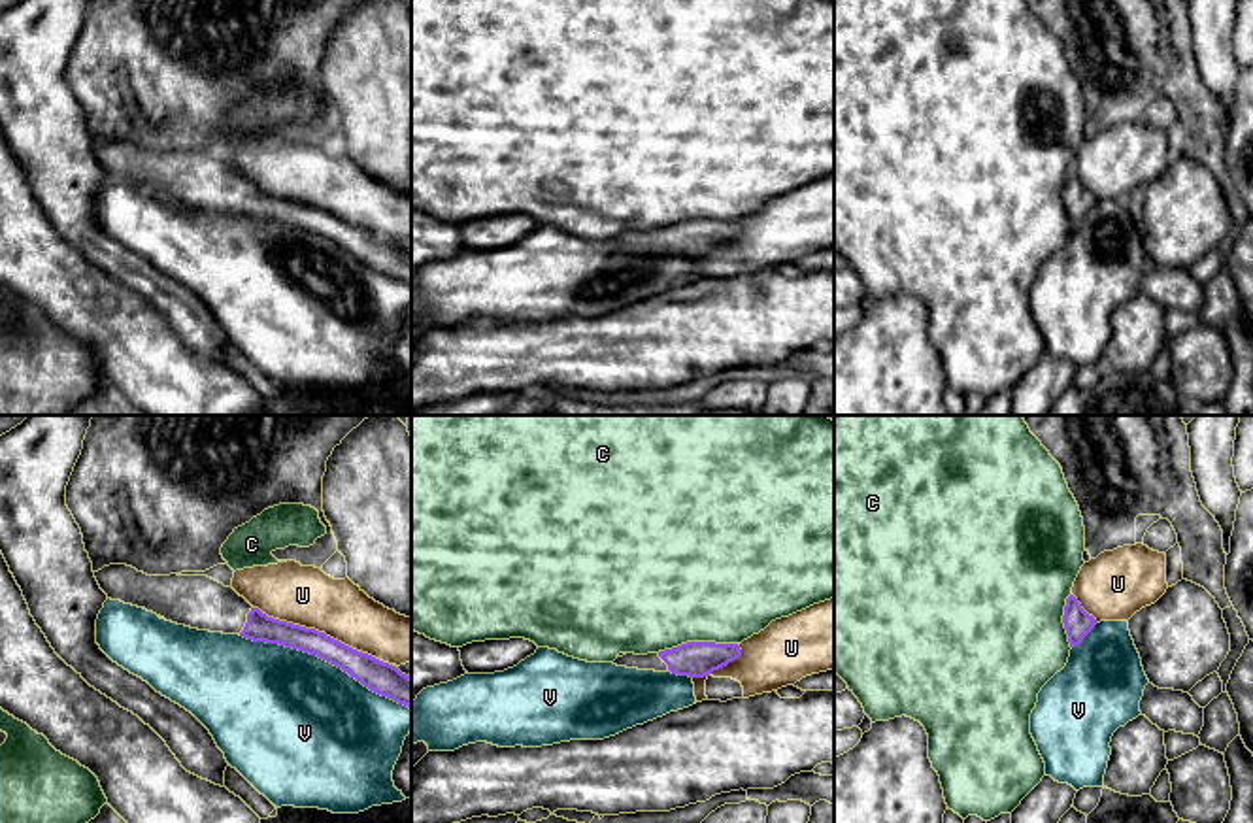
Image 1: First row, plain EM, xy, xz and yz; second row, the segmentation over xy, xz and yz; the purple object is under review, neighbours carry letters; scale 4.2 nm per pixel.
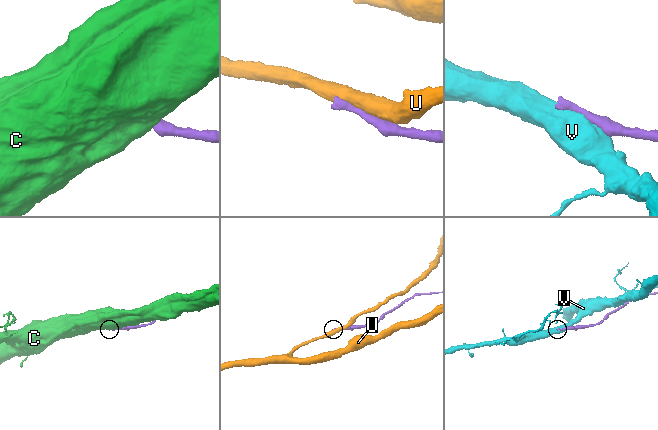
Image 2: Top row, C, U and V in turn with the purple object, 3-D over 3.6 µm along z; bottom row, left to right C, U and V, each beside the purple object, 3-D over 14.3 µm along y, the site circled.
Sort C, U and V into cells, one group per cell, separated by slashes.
C / U / V

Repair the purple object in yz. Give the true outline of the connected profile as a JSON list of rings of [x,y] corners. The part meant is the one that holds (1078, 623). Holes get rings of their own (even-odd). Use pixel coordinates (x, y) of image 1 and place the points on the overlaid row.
[[[1070,595],[1066,598],[1062,623],[1068,634],[1070,647],[1076,647],[1094,629],[1096,619],[1081,608],[1074,595]]]

